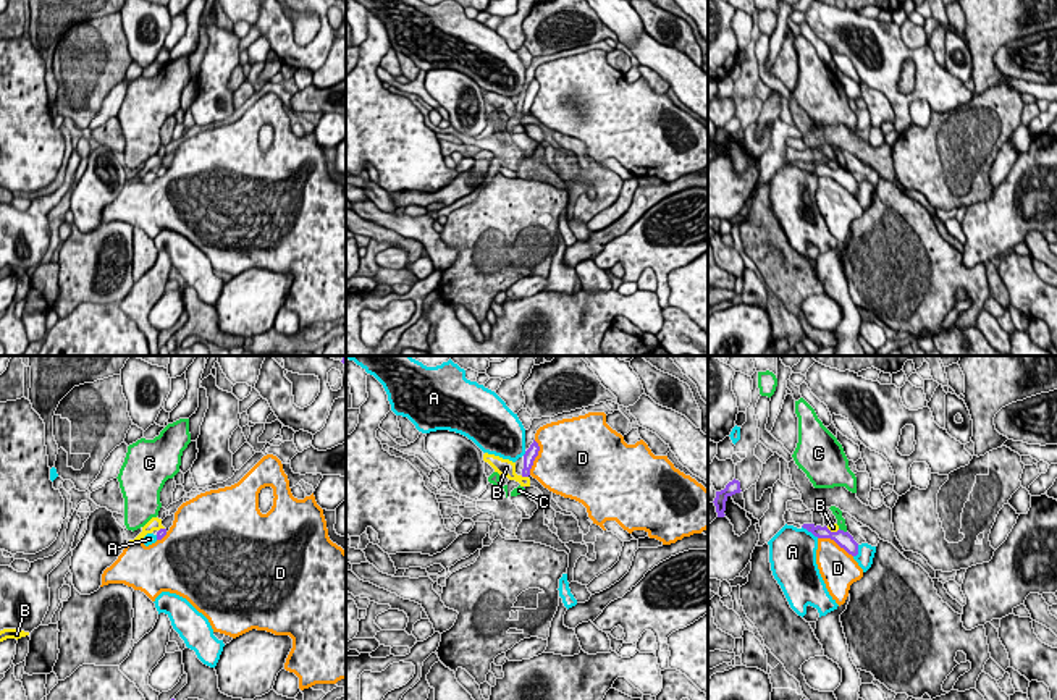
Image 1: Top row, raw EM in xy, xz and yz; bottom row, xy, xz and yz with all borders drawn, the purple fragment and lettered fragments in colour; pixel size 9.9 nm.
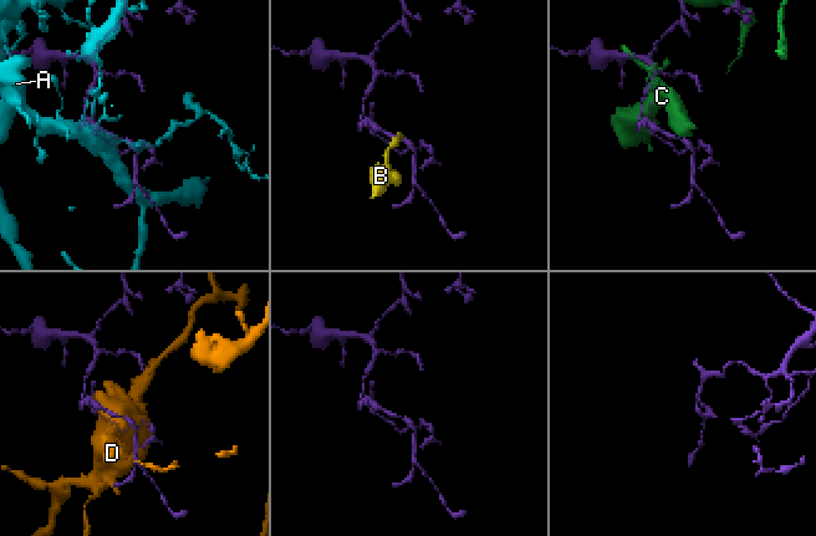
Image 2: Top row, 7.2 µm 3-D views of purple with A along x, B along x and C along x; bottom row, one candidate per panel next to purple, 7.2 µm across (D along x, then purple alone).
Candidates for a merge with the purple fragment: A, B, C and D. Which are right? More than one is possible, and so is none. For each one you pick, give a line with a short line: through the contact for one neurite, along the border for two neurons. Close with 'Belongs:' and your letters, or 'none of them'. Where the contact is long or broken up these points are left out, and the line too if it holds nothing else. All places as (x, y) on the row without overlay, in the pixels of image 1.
Belongs: none of them

